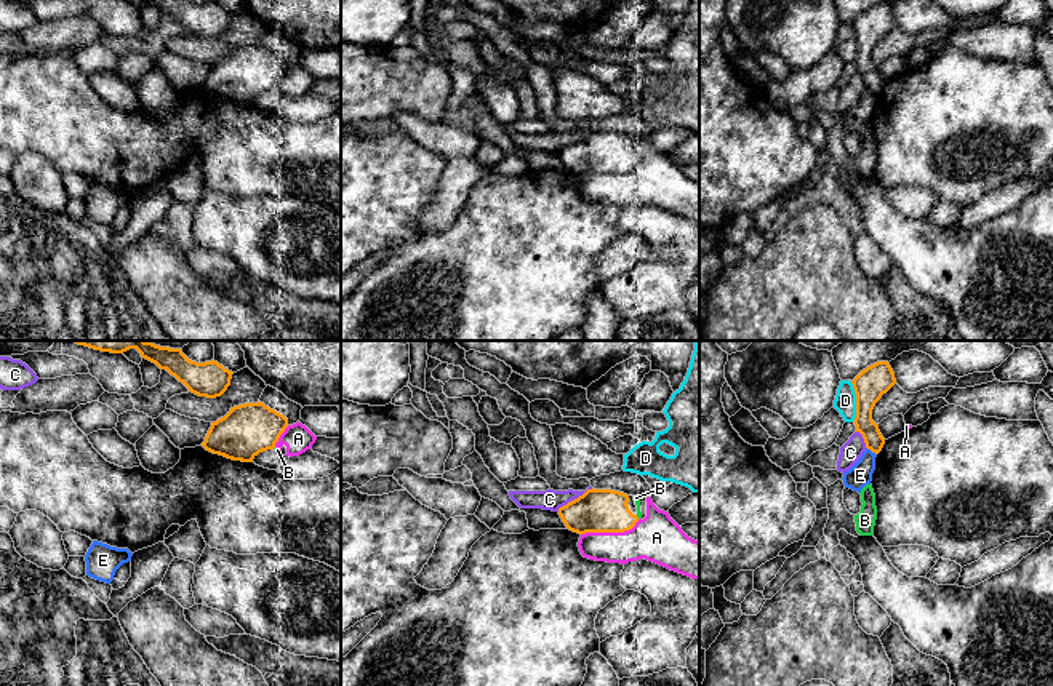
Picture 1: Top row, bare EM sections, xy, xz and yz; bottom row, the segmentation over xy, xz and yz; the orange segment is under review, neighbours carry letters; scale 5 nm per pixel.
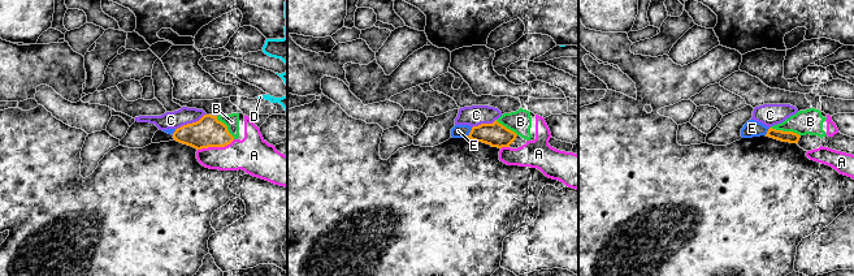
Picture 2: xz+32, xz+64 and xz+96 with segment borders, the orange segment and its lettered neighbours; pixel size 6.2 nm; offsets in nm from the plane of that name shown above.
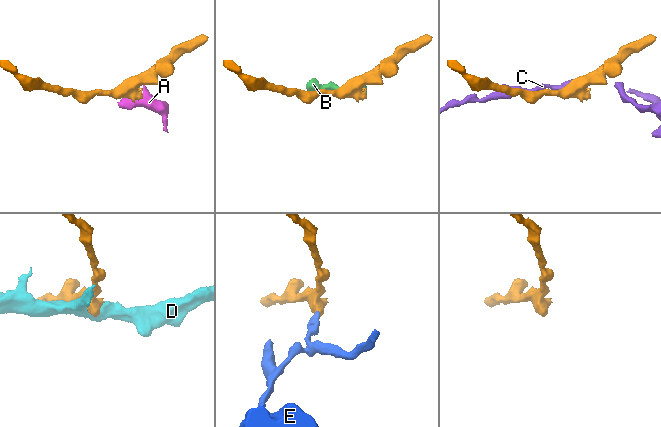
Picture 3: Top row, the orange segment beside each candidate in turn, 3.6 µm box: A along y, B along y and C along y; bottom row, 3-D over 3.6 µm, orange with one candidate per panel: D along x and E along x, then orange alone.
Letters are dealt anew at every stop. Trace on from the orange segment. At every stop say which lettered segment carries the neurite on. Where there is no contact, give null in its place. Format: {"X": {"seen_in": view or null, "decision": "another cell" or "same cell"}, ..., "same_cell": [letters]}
{"A": {"seen_in": "xz", "decision": "another cell"}, "B": {"seen_in": "xz", "decision": "another cell"}, "C": {"seen_in": "xz", "decision": "another cell"}, "D": {"seen_in": "yz", "decision": "another cell"}, "E": {"seen_in": "yz", "decision": "another cell"}, "same_cell": []}

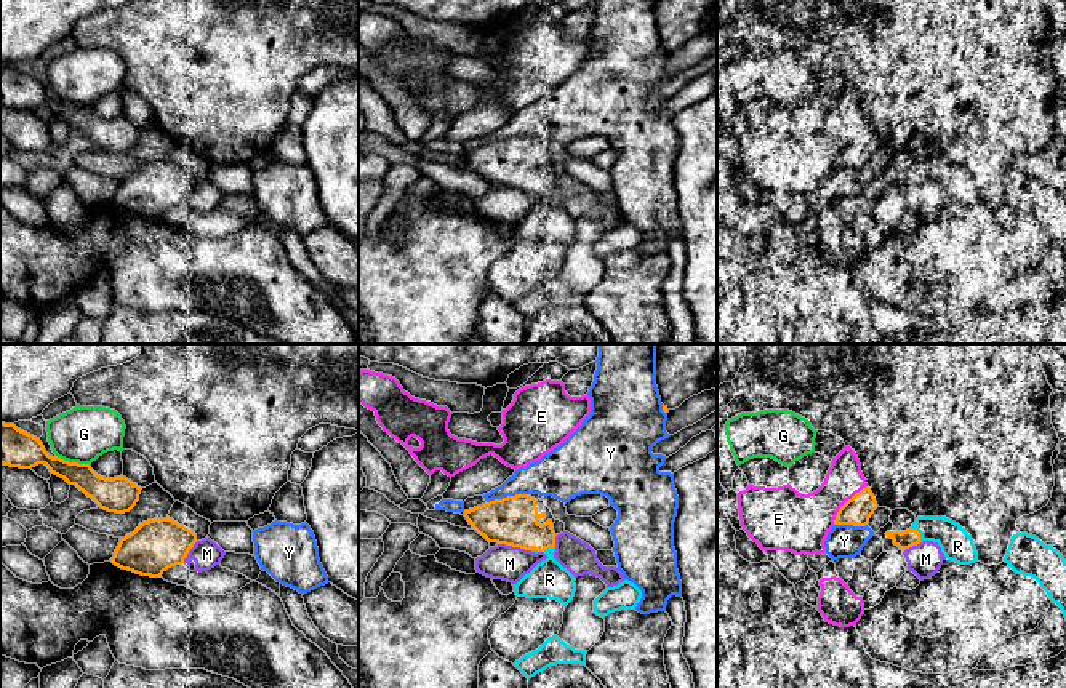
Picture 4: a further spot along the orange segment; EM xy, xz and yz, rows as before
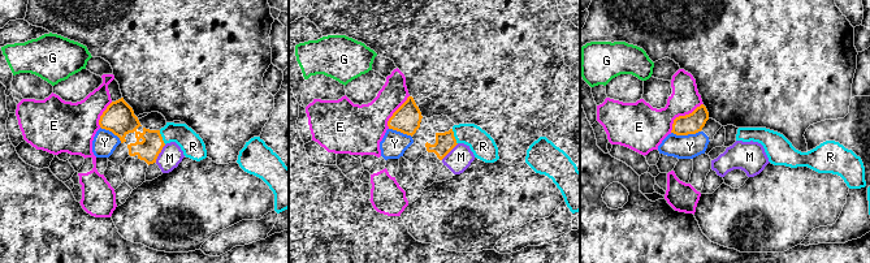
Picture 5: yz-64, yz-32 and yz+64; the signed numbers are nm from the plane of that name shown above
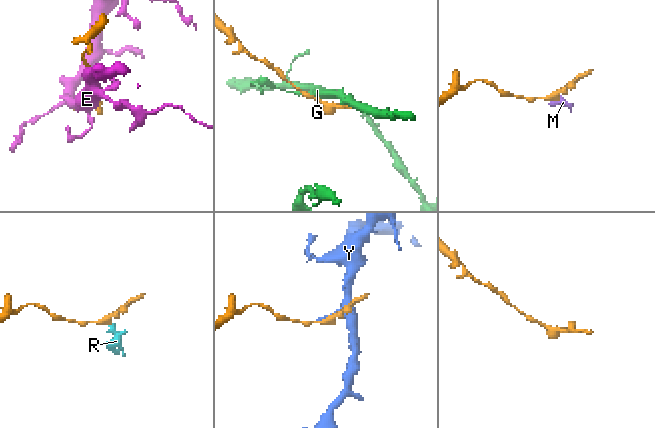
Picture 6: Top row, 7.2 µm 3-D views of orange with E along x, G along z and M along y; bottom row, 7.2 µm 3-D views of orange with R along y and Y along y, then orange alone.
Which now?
{"E": {"seen_in": "yz", "decision": "another cell"}, "G": {"seen_in": "xy", "decision": "another cell"}, "M": {"seen_in": "xz", "decision": "another cell"}, "R": {"seen_in": "yz", "decision": "same cell"}, "Y": {"seen_in": "xz", "decision": "another cell"}, "same_cell": ["R"]}

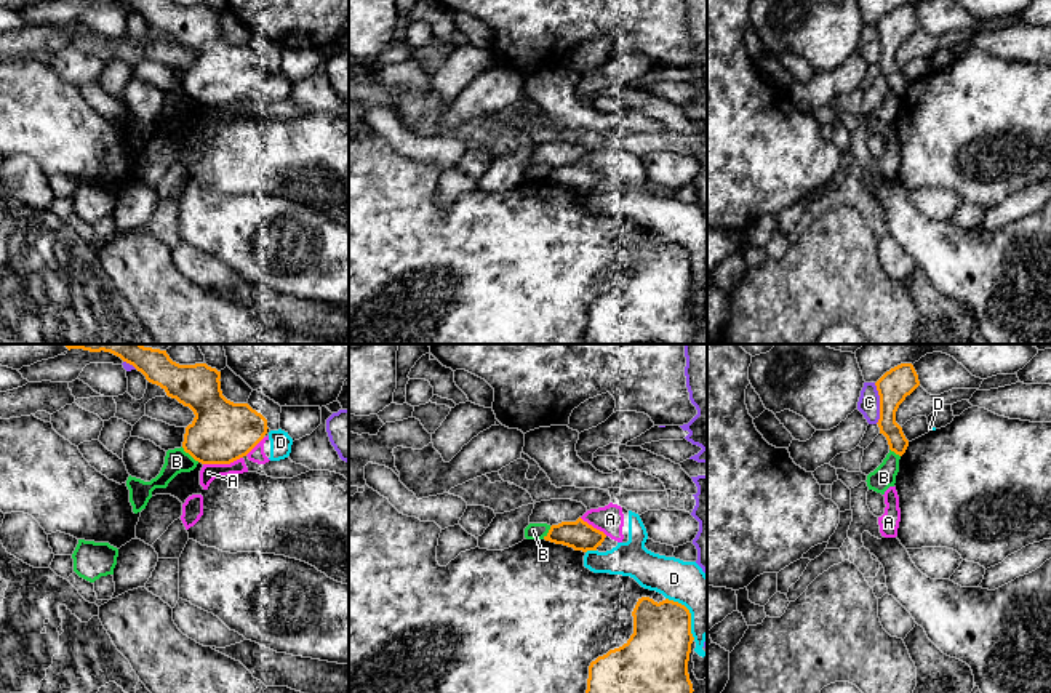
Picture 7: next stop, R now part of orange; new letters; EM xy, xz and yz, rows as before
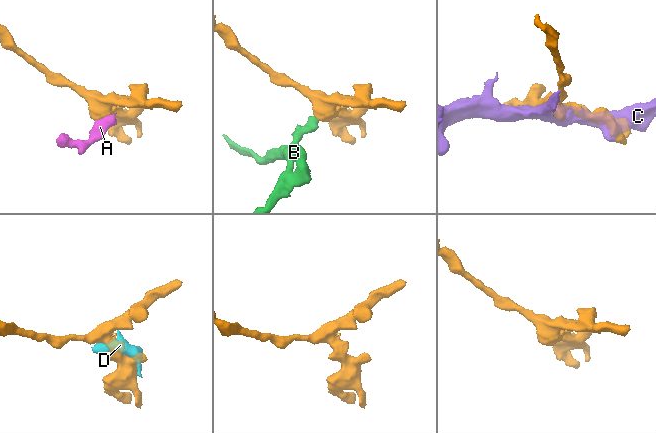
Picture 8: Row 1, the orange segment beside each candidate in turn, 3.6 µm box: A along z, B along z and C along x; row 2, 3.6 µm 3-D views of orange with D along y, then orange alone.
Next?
{"A": {"seen_in": "xy", "decision": "another cell"}, "B": {"seen_in": "xy", "decision": "another cell"}, "C": {"seen_in": "yz", "decision": "another cell"}, "D": {"seen_in": "xz", "decision": "another cell"}, "same_cell": []}

